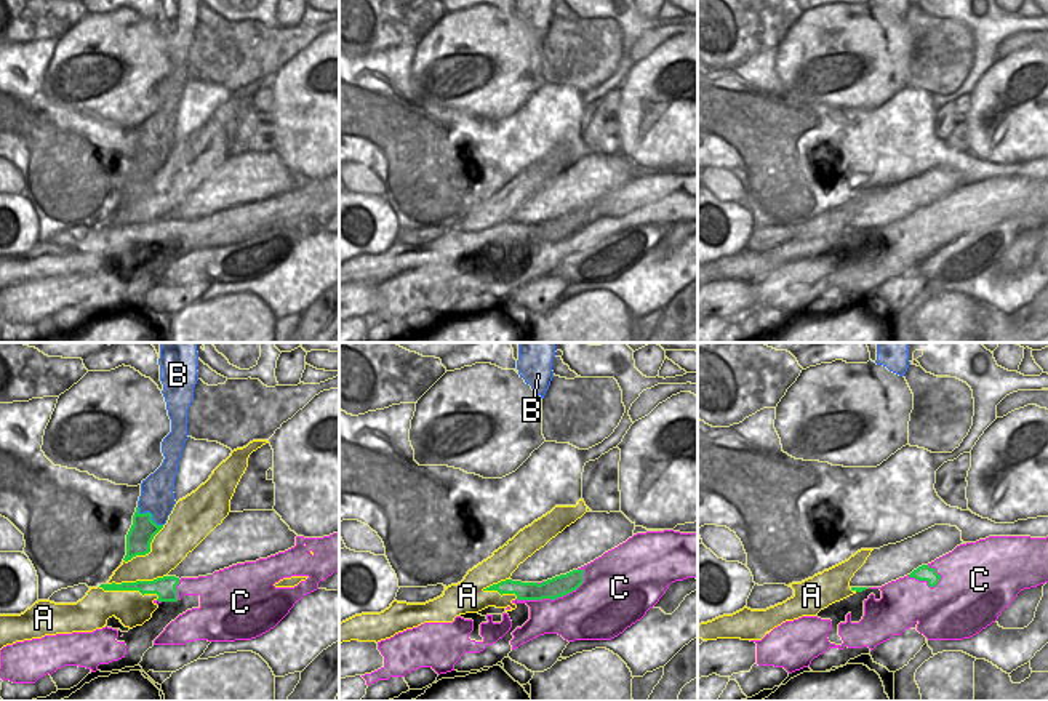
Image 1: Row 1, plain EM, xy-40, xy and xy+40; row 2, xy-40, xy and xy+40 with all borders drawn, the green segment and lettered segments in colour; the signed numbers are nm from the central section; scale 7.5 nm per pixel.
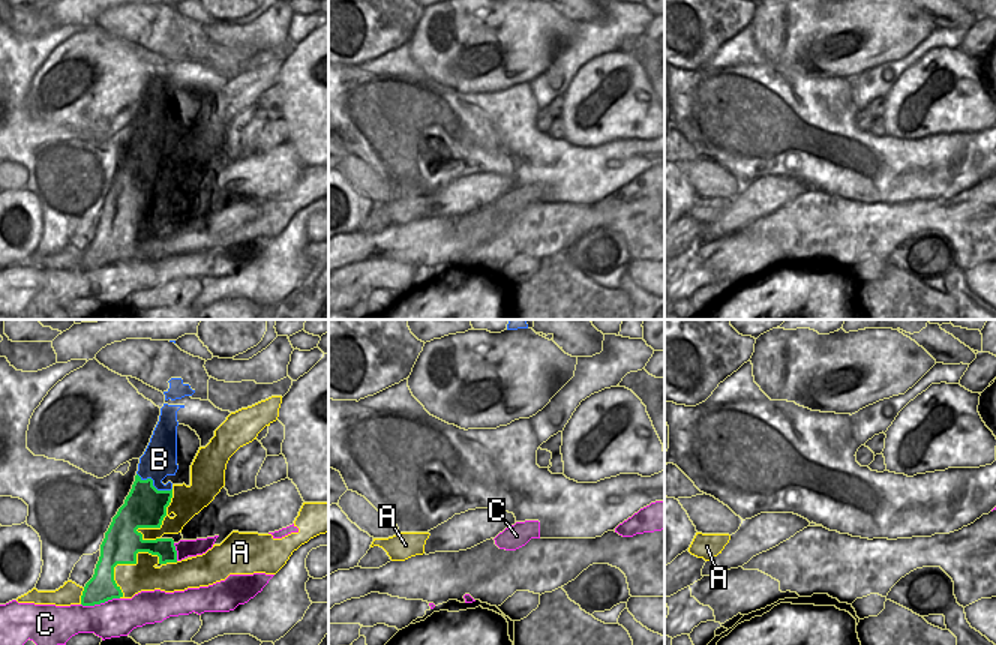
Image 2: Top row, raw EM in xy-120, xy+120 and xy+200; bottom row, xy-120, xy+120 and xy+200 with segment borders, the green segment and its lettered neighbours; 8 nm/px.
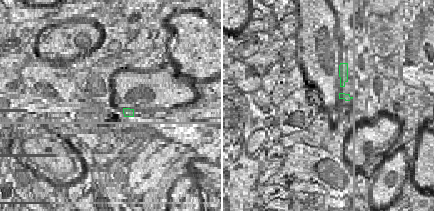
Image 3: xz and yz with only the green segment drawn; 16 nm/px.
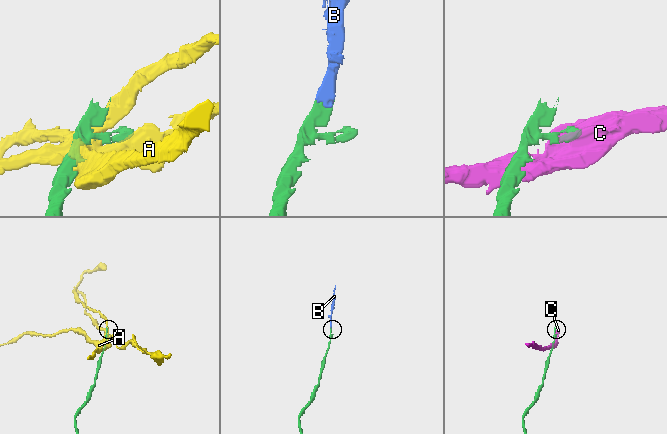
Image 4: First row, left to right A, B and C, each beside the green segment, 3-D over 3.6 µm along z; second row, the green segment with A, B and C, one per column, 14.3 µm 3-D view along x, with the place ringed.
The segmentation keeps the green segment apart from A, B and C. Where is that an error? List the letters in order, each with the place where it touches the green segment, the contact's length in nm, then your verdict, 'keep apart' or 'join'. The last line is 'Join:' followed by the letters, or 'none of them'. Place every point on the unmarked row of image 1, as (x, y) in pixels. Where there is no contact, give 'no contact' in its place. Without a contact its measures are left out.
A: xy-40 (128, 231) | 480 nm | keep apart
B: xy-40 (151, 156) | 240 nm | join
C: xy (554, 240) | 550 nm | keep apart
Join: B

